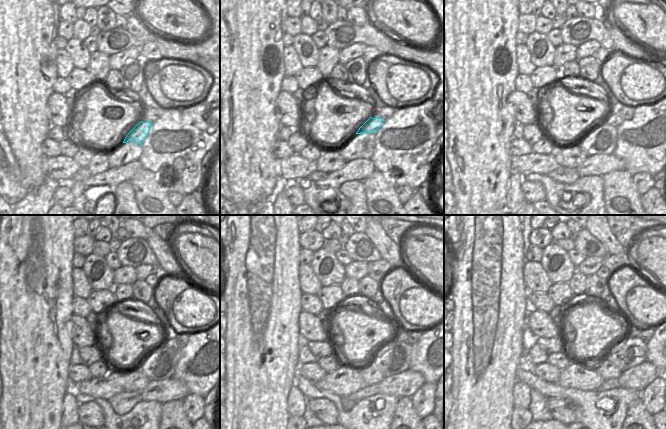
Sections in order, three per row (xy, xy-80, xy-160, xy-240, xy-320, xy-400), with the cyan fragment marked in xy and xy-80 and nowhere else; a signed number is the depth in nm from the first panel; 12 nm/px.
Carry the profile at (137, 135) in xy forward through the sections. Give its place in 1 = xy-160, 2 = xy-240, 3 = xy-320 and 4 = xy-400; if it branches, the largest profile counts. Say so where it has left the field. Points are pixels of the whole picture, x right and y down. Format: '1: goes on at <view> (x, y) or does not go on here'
1: goes on at xy-160 (614, 119)
2: goes on at xy-240 (169, 341)
3: goes on at xy-320 (402, 336)
4: goes on at xy-400 (633, 332)

